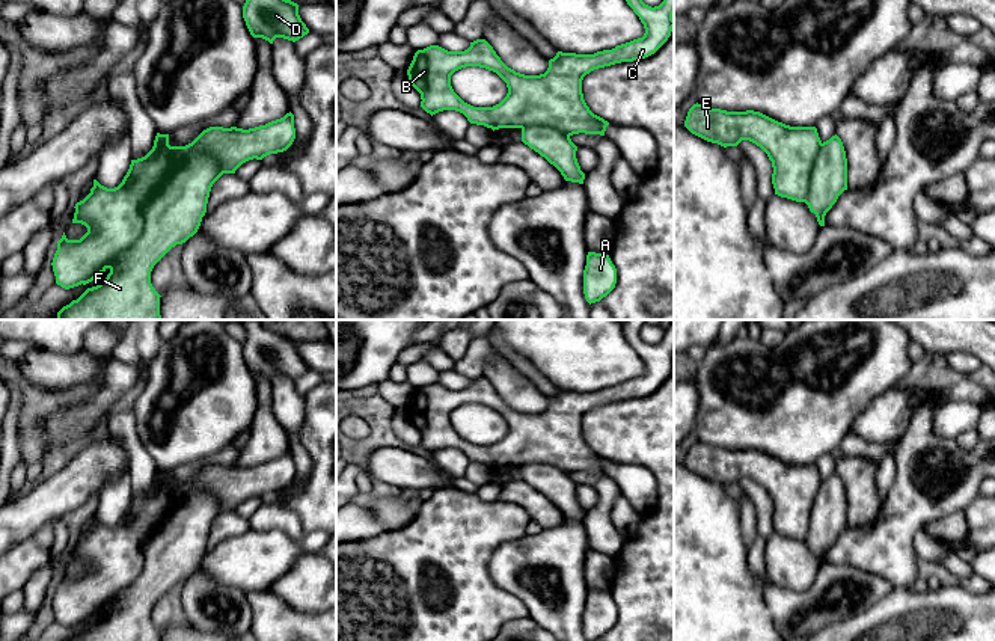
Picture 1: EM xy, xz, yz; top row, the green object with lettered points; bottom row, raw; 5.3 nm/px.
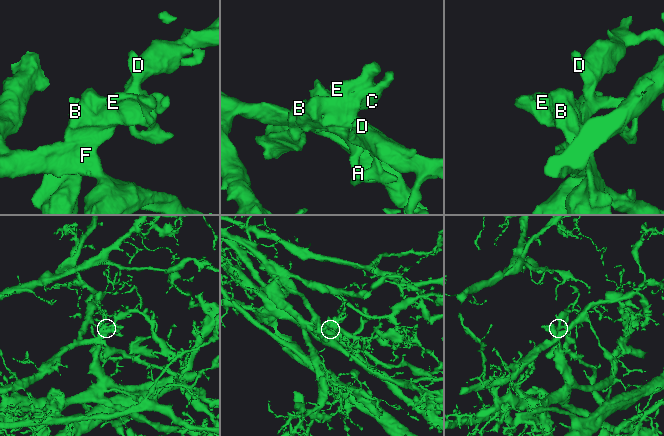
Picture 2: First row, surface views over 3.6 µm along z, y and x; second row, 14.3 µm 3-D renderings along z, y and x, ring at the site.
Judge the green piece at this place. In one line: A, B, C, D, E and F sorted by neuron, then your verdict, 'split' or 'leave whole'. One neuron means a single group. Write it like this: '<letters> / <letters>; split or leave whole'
A D F / B C E; split

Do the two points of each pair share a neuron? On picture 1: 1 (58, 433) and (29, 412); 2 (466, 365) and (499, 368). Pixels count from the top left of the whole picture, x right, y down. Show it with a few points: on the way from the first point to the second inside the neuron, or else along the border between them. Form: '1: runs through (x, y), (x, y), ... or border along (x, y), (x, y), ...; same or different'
1: border along (73, 404), (39, 423), (50, 453); different
2: border along (502, 356), (490, 361), (484, 367), (483, 376); different

